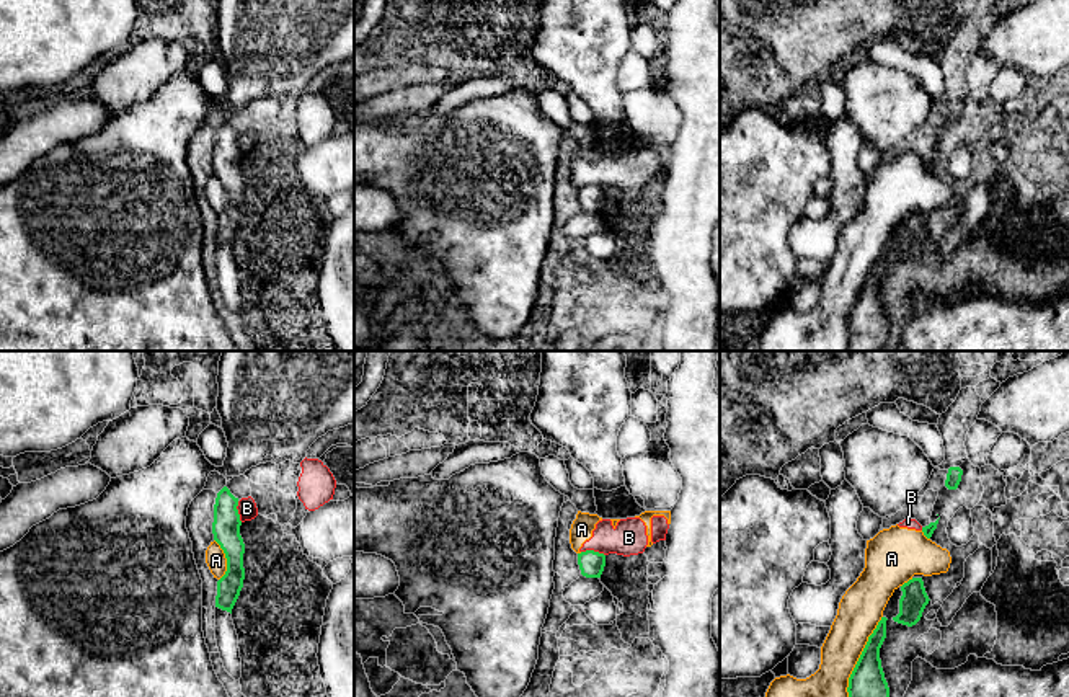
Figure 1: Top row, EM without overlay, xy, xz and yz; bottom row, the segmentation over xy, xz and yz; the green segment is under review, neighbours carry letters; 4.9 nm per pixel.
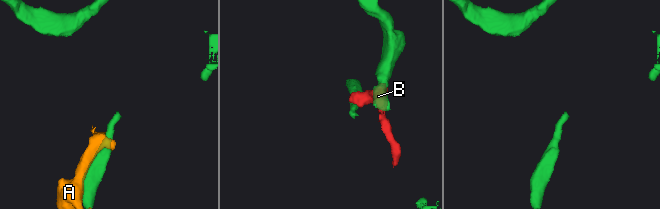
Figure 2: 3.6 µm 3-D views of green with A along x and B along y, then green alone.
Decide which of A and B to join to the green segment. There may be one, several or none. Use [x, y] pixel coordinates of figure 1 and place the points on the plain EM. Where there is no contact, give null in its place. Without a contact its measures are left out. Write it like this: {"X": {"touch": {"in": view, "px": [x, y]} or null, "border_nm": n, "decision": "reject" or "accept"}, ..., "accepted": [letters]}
{"A": {"touch": {"in": "yz", "px": [856, 301]}, "border_nm": 550, "decision": "reject"}, "B": {"touch": {"in": "xz", "px": [593, 185]}, "border_nm": 120, "decision": "reject"}, "accepted": []}

